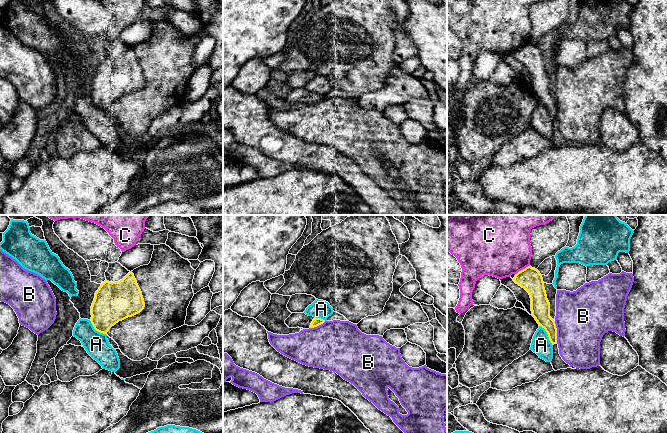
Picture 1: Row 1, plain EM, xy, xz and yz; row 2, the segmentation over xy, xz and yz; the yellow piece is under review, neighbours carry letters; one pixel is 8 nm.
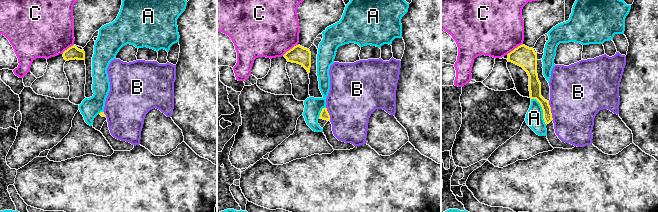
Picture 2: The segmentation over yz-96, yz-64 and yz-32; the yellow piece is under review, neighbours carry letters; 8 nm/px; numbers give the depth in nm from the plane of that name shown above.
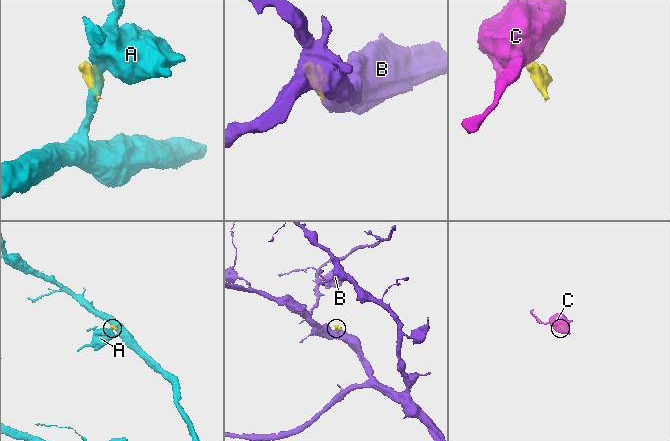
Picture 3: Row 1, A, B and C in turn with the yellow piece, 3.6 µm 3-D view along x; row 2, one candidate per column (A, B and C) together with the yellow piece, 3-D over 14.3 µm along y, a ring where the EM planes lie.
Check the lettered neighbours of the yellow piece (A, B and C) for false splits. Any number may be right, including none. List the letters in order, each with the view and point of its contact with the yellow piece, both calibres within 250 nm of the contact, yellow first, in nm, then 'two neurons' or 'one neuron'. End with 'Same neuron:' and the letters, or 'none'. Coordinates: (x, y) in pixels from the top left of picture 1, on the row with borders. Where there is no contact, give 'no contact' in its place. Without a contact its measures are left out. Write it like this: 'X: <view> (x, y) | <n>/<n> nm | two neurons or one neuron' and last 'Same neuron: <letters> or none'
A: yz (548, 335) | 160/160 nm | two neurons
B: yz (556, 332) | 160/440 nm | two neurons
C: yz (523, 269) | 180/460 nm | two neurons
Same neuron: none

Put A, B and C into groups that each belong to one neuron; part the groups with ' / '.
A / B / C

